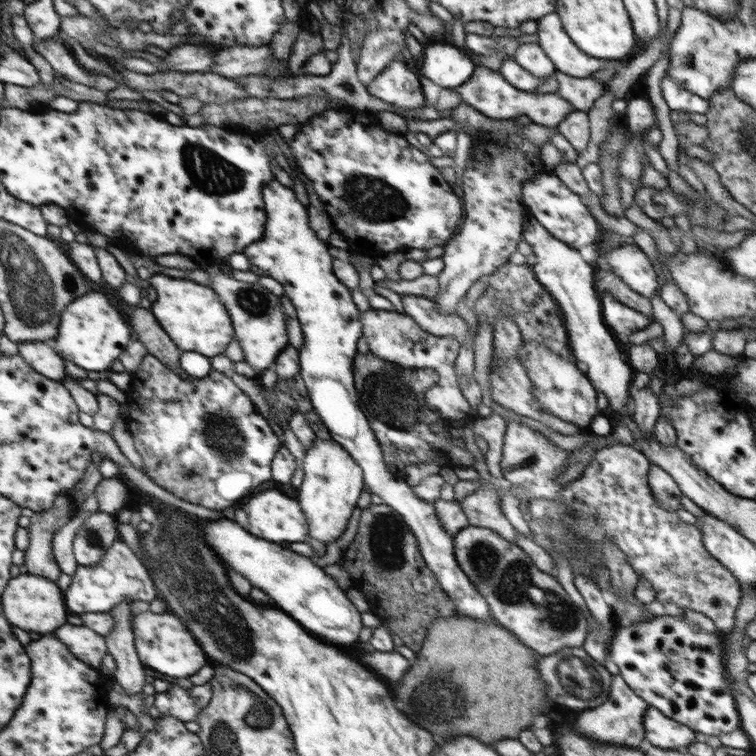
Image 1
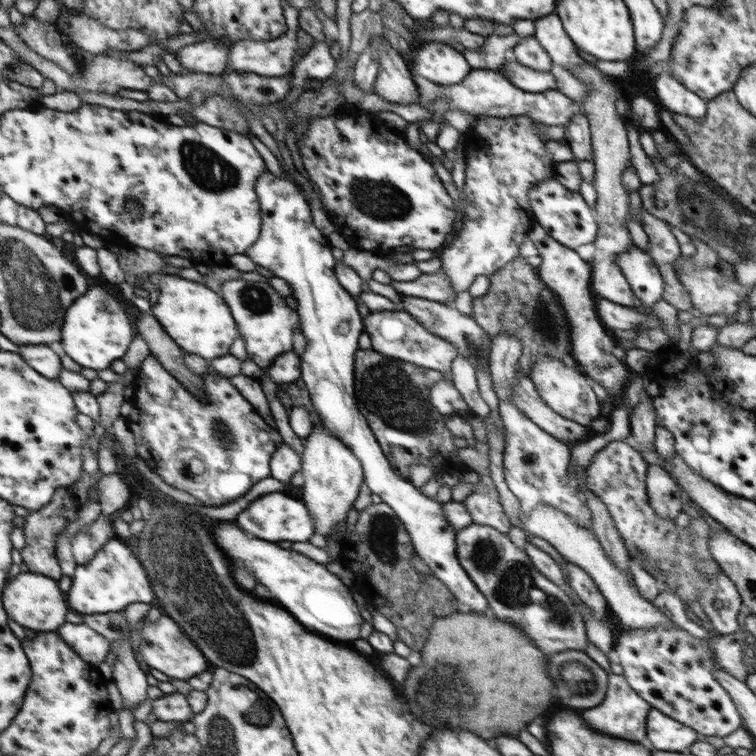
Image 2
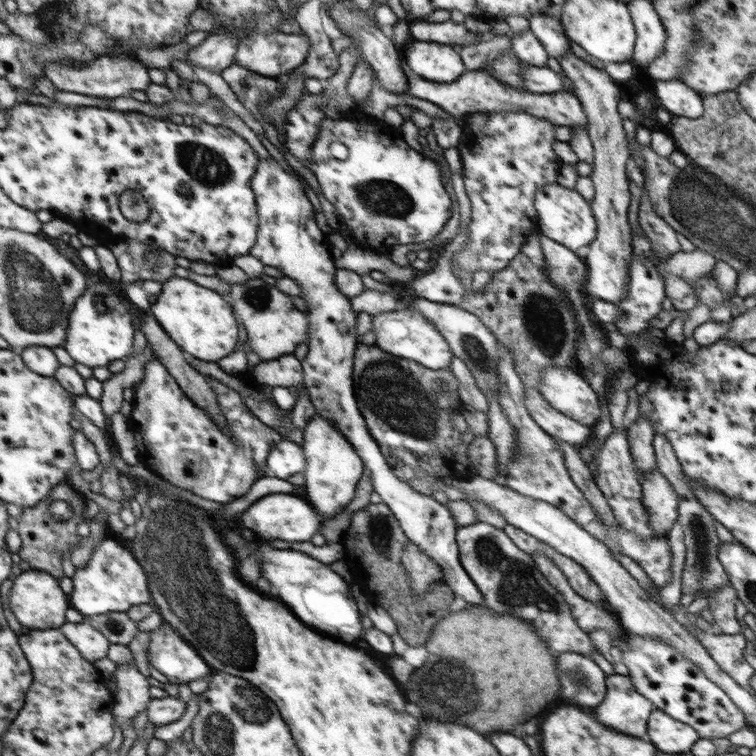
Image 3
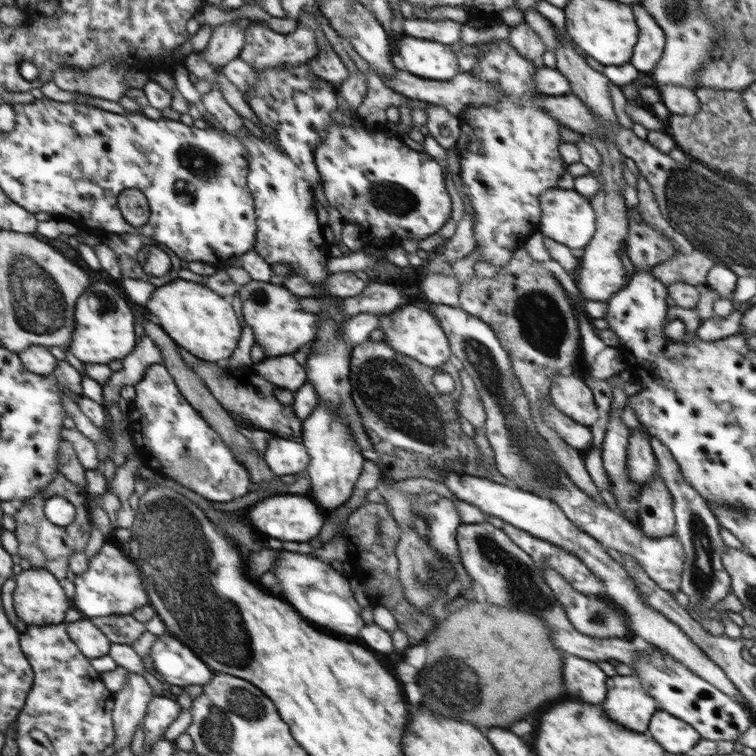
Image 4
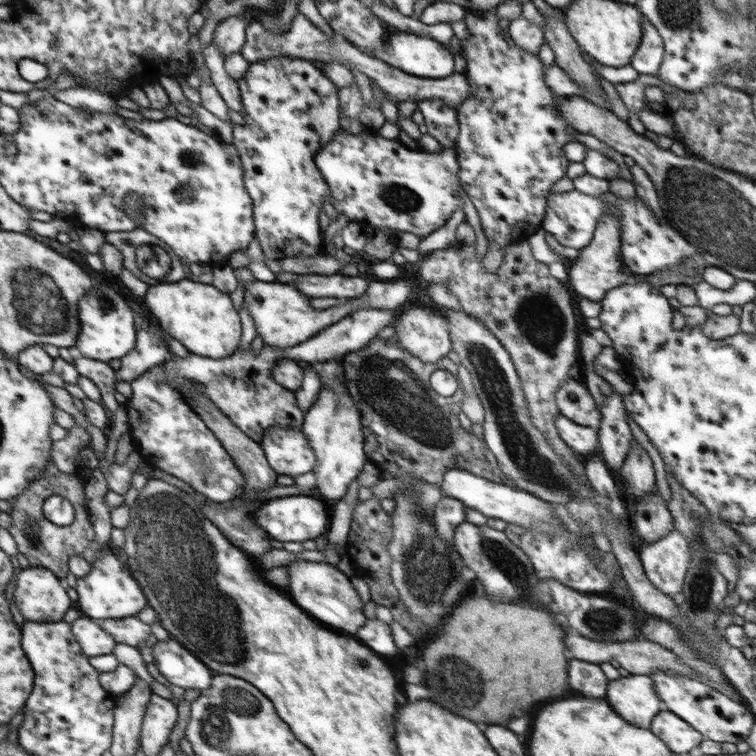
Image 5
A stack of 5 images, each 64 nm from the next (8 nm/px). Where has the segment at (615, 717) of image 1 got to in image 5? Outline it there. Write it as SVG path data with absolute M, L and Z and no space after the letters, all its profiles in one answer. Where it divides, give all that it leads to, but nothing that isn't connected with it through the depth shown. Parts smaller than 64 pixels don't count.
M630 675L607 682L606 700L630 724L649 729L657 712L667 711L658 699L653 680L648 675Z

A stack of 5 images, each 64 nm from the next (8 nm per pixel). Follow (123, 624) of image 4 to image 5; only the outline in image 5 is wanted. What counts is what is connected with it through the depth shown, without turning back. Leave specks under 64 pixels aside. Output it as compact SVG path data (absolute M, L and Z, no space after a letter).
M136 616L97 619L96 622L105 628L106 633L109 633L117 644L126 644L137 648L143 643L153 642L151 625L140 621Z

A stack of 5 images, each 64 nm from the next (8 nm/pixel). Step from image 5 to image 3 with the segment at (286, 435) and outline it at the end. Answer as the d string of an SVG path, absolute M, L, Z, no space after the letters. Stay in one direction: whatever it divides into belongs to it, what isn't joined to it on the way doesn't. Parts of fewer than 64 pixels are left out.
M283 439L271 448L265 462L266 476L276 476L286 480L297 472L302 473L305 467L305 456L300 445Z

